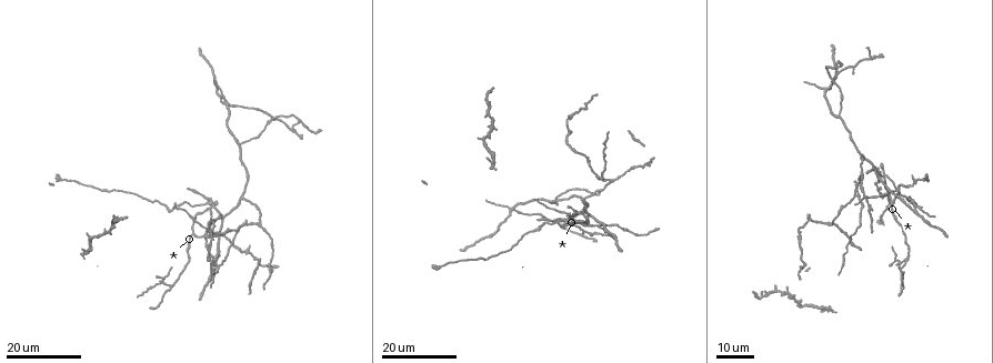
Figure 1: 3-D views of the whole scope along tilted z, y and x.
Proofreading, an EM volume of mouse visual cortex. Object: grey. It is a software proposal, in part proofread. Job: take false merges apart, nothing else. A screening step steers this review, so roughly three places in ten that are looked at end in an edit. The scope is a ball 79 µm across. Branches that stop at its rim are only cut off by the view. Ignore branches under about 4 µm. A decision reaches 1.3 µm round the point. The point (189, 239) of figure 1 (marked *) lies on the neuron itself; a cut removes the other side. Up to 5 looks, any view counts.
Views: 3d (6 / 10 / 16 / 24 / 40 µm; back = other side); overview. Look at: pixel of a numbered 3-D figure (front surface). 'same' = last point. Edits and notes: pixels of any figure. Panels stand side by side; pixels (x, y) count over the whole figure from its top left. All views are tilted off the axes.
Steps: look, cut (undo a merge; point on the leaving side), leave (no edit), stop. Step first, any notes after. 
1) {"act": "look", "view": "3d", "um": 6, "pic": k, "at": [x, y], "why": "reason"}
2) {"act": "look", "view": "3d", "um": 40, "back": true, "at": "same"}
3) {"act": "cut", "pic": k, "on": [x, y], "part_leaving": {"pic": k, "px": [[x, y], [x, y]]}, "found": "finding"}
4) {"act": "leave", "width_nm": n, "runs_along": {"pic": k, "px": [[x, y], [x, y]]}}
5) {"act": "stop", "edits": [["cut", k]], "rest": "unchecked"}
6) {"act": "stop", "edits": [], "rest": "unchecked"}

{"act": "look", "view": "3d", "um": 24, "pic": 1, "at": [224, 214]}

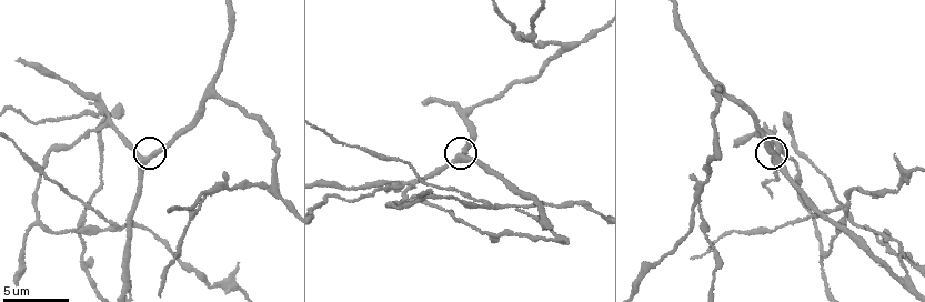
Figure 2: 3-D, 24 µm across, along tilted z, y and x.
{"act": "look", "view": "3d", "um": 6, "pic": 2, "at": [774, 156], "why": "closer look"}

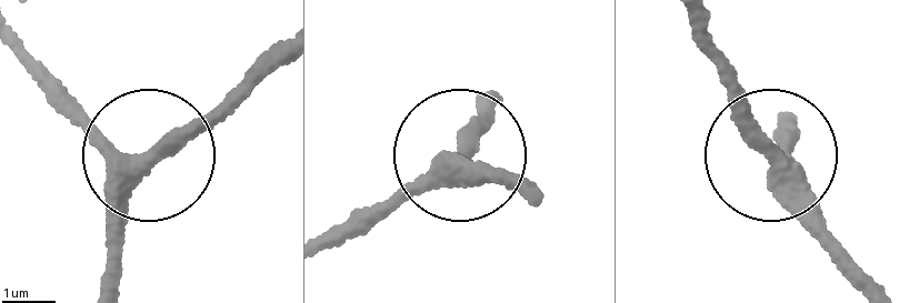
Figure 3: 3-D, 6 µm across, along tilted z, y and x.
{"act": "leave", "runs_along": {"pic": 3, "px": [[16, 57], [59, 115], [137, 160], [99, 285]]}, "found": "one neuron here"}

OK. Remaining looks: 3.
{"act": "look", "view": "3d", "um": 10, "pic": 2, "at": [712, 158], "why": "three arms meet"}

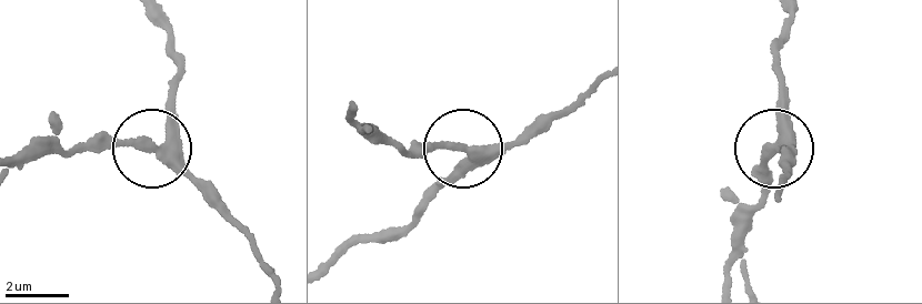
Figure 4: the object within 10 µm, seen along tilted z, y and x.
{"act": "leave", "arms": 3, "runs_along": {"pic": 4, "px": [[146, 11], [173, 67], [173, 129], [153, 148], [226, 209]]}, "found": "all the same neuron"}

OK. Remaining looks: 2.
{"act": "look", "view": "3d", "um": 10, "pic": 2, "at": [96, 104], "why": "branch point"}

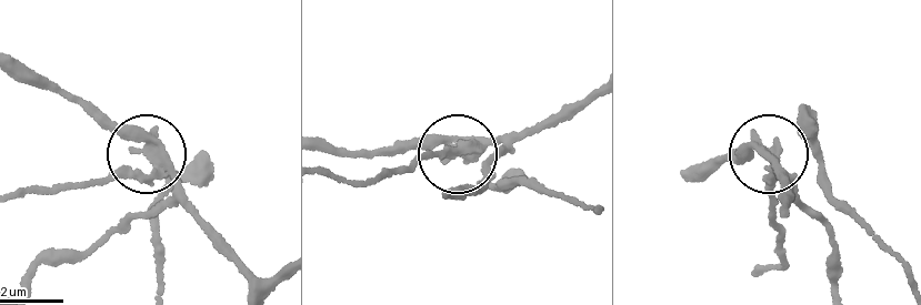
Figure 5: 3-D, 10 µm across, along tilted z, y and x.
{"act": "cut", "pic": 5, "on": [112, 173], "arms": 3, "part_leaving": {"pic": 5, "px": [[156, 162], [72, 186], [14, 191]]}, "found": "a second neuron is stuck on"}

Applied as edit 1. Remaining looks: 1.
{"act": "stop", "edits": [["cut", 5]], "rest": "unchecked"}

